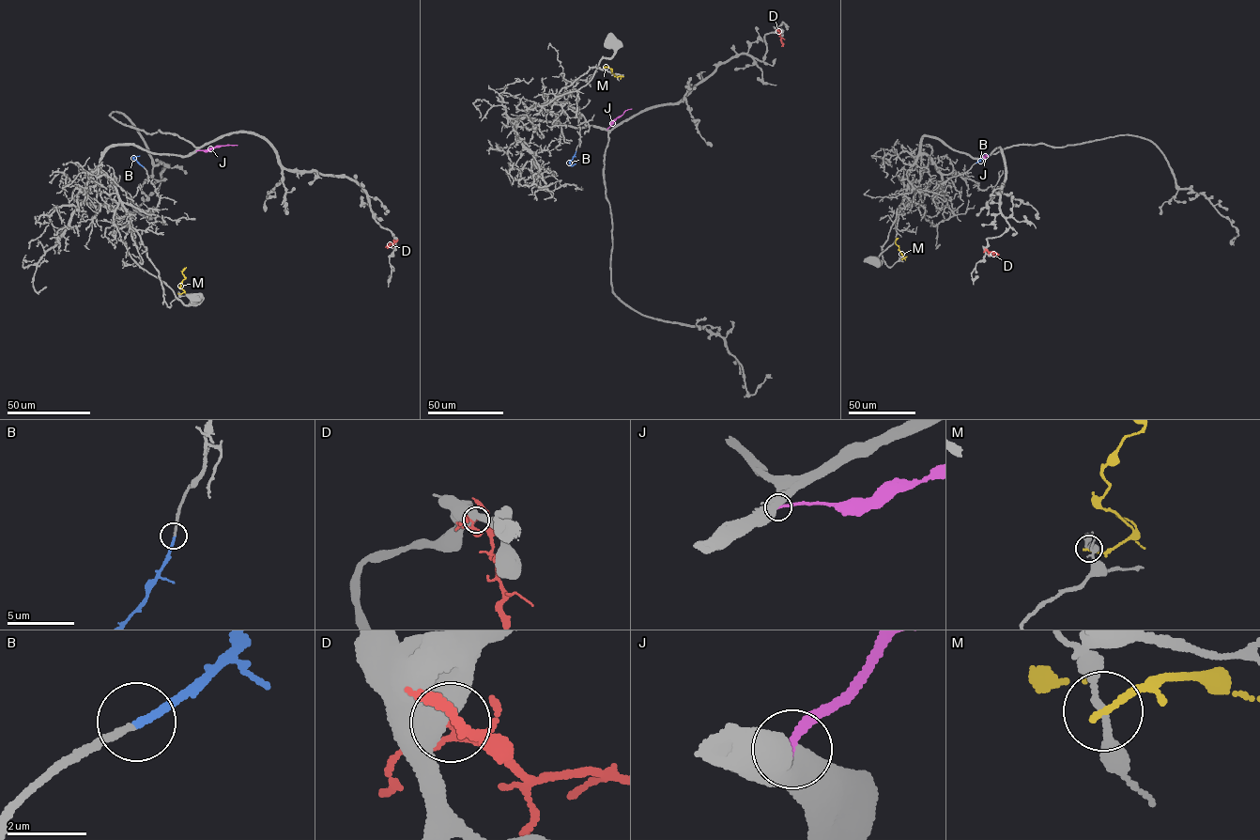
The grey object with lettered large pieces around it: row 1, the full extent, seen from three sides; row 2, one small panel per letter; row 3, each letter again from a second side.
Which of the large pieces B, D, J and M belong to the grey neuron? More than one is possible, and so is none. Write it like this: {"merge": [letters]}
{"merge": ["B"]}

